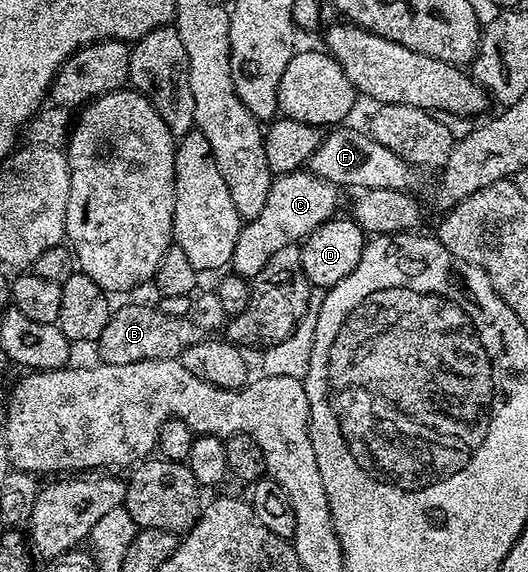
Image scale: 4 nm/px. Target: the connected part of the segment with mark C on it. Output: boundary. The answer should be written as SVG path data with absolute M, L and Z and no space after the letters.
M308 170L276 176L270 186L270 194L266 194L266 206L262 206L258 218L247 221L241 227L238 242L234 246L231 271L245 278L257 276L262 266L266 266L266 262L278 254L278 250L291 244L299 245L318 225L333 219L337 215L340 195L342 192L337 185L313 176Z

